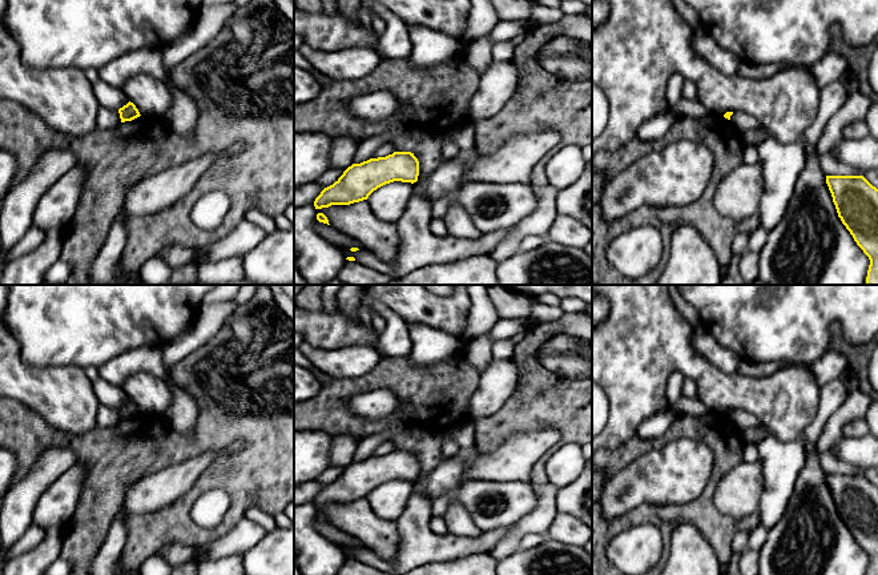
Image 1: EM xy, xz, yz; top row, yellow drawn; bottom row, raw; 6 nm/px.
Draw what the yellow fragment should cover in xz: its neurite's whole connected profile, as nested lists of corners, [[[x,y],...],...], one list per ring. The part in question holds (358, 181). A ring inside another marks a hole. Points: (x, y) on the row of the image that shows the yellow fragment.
[[[394,152],[386,157],[353,164],[315,198],[315,209],[350,205],[367,200],[378,188],[394,182],[416,182],[419,161],[411,152]]]

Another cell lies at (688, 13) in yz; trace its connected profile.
[[[672,0],[672,3],[676,11],[692,28],[701,25],[698,13],[692,7],[689,7],[684,0]]]

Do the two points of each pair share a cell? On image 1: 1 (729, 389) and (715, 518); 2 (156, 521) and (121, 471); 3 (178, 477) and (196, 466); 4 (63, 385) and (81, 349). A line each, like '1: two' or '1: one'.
1: two
2: one
3: one
4: two

